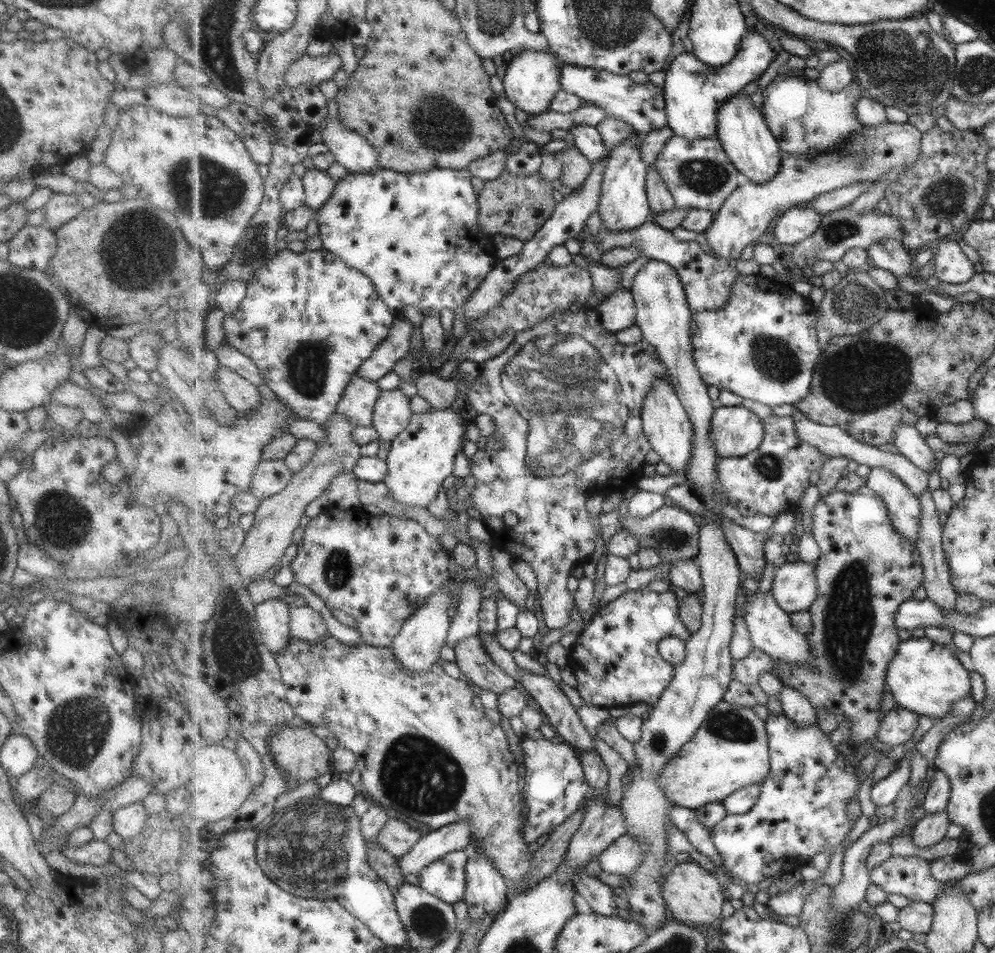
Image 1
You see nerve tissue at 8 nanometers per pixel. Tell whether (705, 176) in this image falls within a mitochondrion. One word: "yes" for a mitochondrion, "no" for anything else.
yes

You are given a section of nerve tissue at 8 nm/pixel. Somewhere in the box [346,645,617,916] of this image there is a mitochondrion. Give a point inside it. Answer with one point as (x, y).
(417, 775)

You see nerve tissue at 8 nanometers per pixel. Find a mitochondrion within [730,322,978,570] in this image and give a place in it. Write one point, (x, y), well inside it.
(860, 378)

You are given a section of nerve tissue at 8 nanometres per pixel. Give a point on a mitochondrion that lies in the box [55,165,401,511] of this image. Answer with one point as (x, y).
(121, 269)

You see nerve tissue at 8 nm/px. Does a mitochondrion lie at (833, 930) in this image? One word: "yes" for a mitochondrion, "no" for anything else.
yes

